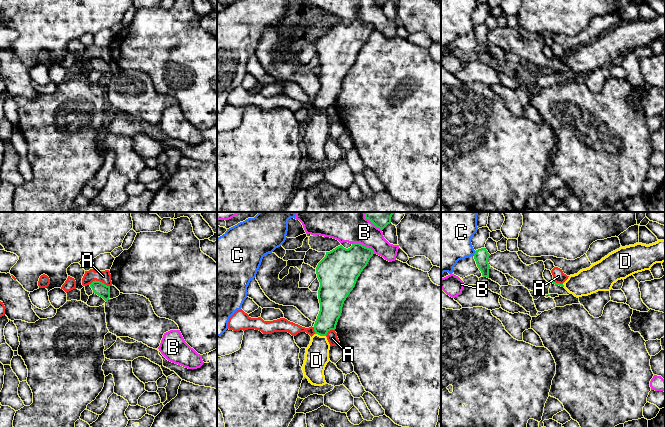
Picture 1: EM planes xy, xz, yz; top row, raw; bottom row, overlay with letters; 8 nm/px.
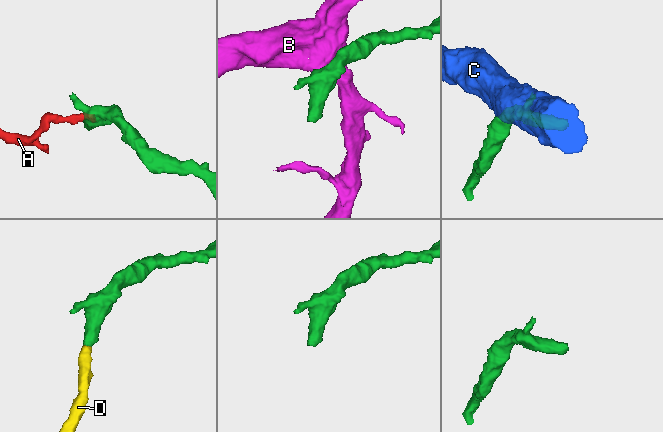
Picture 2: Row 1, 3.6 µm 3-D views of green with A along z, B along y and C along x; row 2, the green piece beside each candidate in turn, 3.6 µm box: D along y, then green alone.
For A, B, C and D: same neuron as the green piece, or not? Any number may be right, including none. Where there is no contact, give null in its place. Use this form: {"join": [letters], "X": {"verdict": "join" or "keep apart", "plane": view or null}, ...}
{"join": ["D"], "A": {"verdict": "keep apart", "plane": "xy"}, "B": {"verdict": "keep apart", "plane": "xz"}, "C": {"verdict": "keep apart", "plane": "yz"}, "D": {"verdict": "join", "plane": "xz"}}

